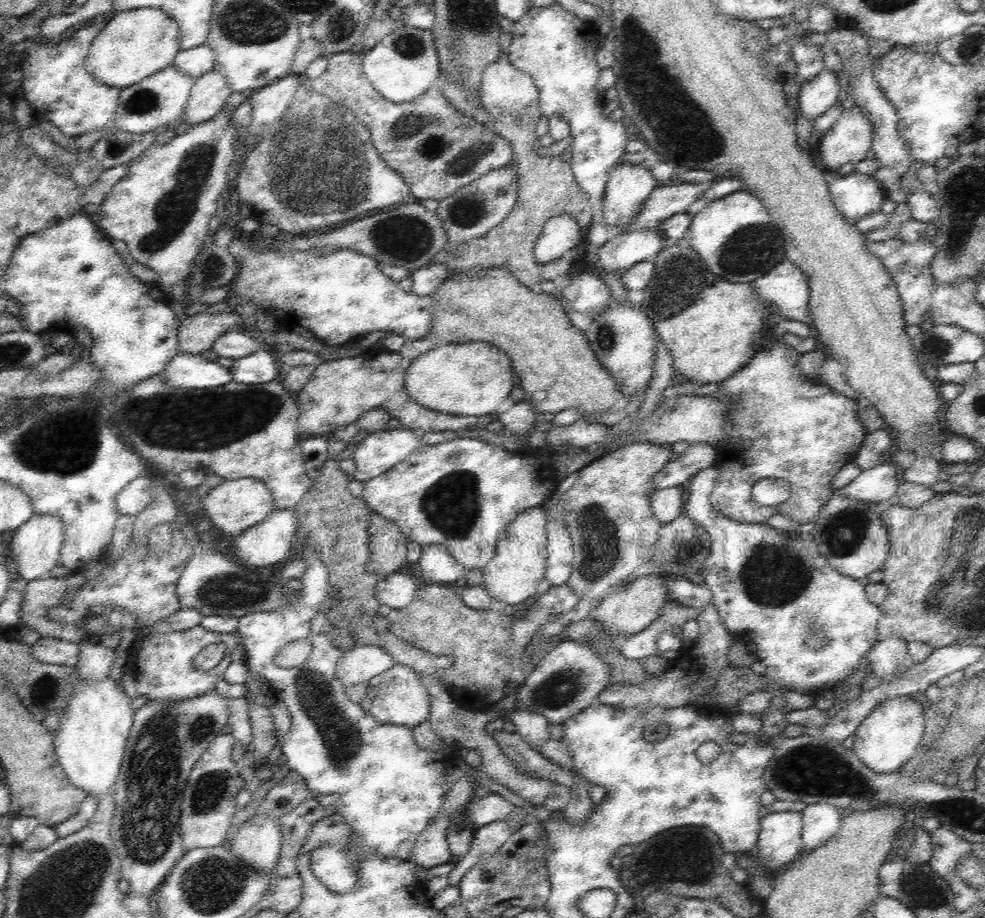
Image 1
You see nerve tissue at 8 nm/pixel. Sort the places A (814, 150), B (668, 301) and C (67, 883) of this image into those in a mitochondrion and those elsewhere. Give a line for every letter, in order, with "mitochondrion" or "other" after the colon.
A: other
B: mitochondrion
C: mitochondrion

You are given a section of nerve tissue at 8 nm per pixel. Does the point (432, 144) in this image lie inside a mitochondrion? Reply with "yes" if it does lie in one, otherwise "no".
yes

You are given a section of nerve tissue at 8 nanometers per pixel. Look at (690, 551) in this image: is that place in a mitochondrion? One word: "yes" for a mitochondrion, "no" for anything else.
no

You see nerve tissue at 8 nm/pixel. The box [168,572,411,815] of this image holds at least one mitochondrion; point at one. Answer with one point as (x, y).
(342, 740)

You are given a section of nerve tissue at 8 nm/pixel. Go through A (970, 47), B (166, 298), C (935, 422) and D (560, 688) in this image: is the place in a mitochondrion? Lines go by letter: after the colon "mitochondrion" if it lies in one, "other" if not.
A: mitochondrion
B: other
C: other
D: mitochondrion

